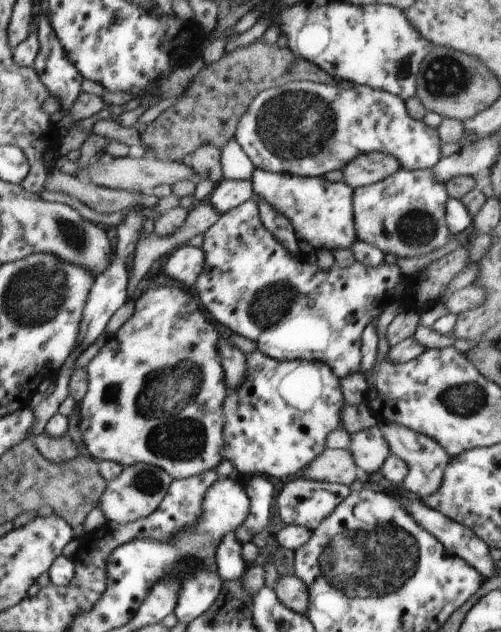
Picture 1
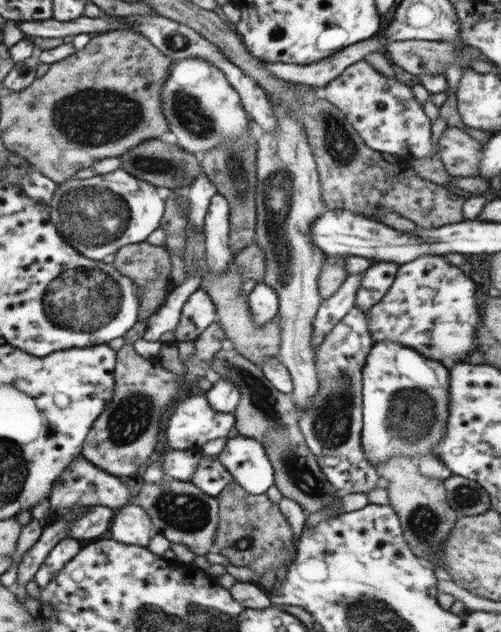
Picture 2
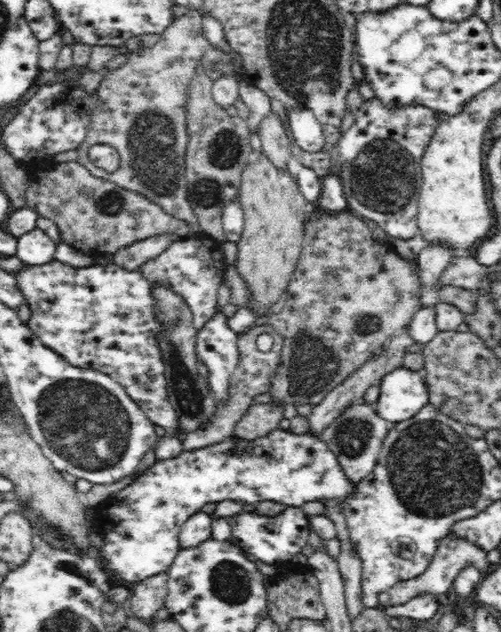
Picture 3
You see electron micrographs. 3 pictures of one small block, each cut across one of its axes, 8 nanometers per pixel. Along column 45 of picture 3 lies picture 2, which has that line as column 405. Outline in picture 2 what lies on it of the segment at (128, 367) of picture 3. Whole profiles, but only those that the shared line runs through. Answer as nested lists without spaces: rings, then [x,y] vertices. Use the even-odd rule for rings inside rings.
[[[426,255],[426,256],[422,256],[420,258],[416,258],[416,260],[412,260],[412,262],[408,262],[408,264],[399,265],[396,276],[394,278],[394,282],[392,283],[390,290],[388,290],[388,292],[386,292],[386,296],[384,296],[384,298],[382,298],[382,300],[380,300],[380,302],[378,304],[374,305],[371,309],[366,311],[366,326],[368,328],[368,331],[370,331],[370,333],[372,333],[372,339],[375,340],[374,344],[376,344],[377,341],[385,341],[385,340],[398,341],[398,342],[402,343],[402,345],[412,347],[413,350],[420,352],[423,356],[426,356],[429,360],[438,360],[439,362],[444,363],[448,368],[450,368],[450,367],[452,367],[452,365],[456,365],[456,363],[463,363],[464,356],[467,356],[468,354],[471,354],[474,351],[478,351],[478,346],[480,346],[480,344],[476,337],[476,327],[475,327],[475,340],[474,340],[474,330],[470,330],[470,328],[474,328],[474,326],[478,325],[479,314],[480,314],[480,310],[478,308],[476,284],[474,283],[474,281],[472,279],[470,279],[469,276],[464,275],[464,272],[462,272],[462,269],[460,269],[460,267],[450,265],[450,263],[448,263],[448,261],[446,261],[446,257],[442,257],[442,255],[438,255],[438,256]],[[446,322],[448,322],[448,324],[450,324],[450,322],[460,322],[460,324],[464,324],[464,330],[466,330],[466,332],[464,332],[464,350],[466,350],[466,354],[460,354],[460,352],[454,352],[454,350],[450,350],[450,346],[434,346],[434,344],[432,343],[432,340],[434,340],[434,338],[446,338],[446,336],[438,336],[438,330],[436,330],[436,328],[442,328],[442,326],[446,326]]]

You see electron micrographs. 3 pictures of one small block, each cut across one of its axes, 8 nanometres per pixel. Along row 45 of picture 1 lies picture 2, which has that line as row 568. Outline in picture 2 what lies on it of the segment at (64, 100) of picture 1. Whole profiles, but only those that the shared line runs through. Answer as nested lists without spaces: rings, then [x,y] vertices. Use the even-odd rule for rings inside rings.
[[[66,537],[58,541],[35,574],[34,580],[39,587],[43,588],[50,583],[58,572],[63,569],[66,562],[75,558],[78,552],[81,552],[81,549],[82,543],[78,539],[74,539],[74,537]]]

